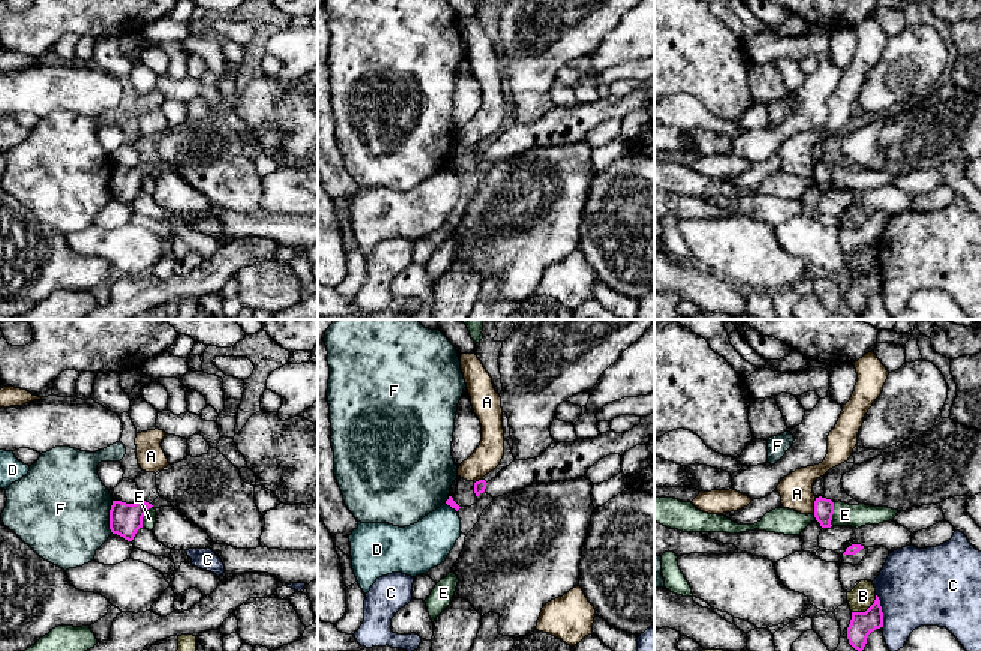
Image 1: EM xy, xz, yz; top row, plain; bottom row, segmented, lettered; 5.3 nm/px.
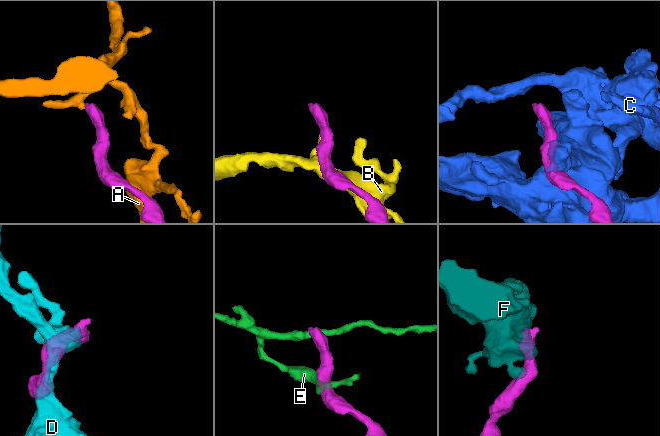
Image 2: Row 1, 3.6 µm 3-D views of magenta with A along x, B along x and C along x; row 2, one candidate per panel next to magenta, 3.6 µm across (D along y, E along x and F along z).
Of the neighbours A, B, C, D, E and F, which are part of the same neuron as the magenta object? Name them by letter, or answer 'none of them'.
none of them

